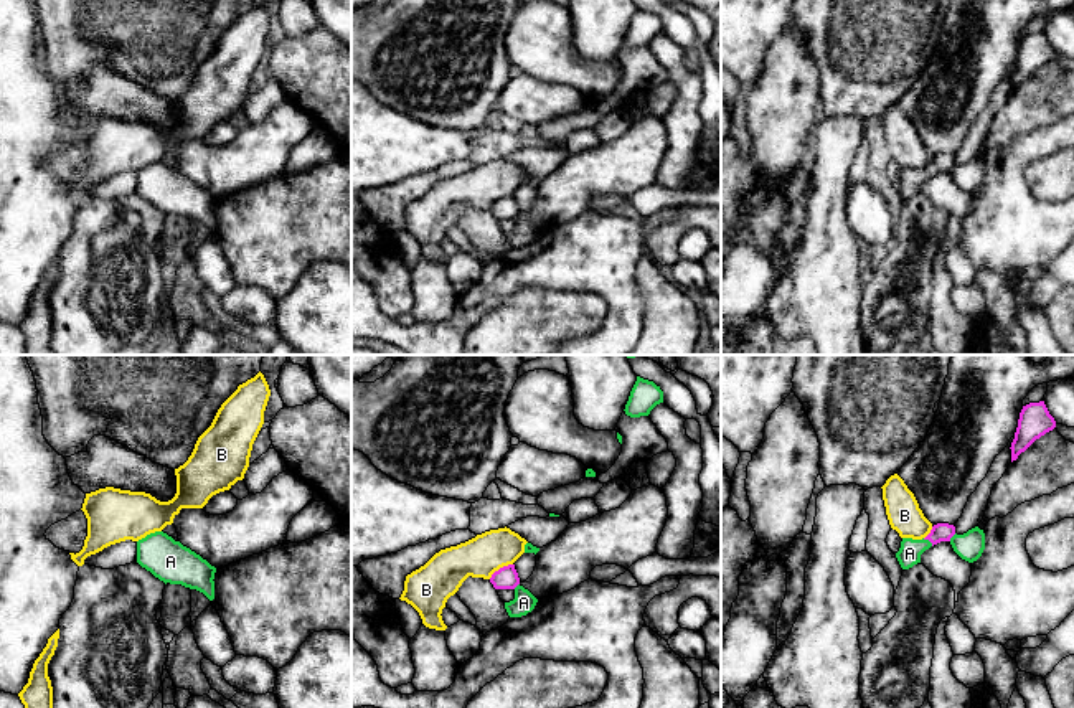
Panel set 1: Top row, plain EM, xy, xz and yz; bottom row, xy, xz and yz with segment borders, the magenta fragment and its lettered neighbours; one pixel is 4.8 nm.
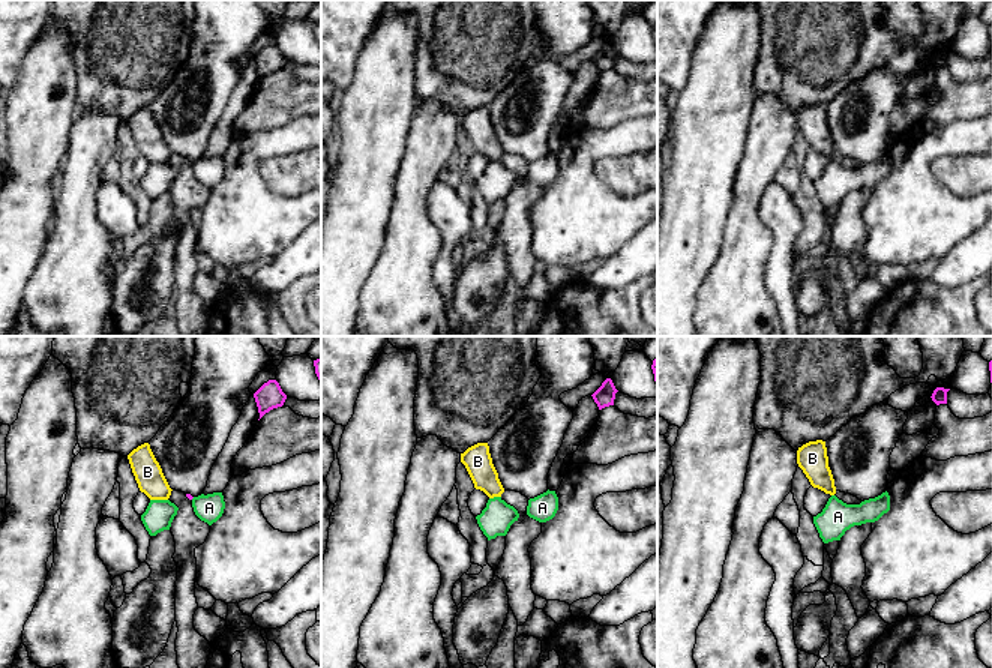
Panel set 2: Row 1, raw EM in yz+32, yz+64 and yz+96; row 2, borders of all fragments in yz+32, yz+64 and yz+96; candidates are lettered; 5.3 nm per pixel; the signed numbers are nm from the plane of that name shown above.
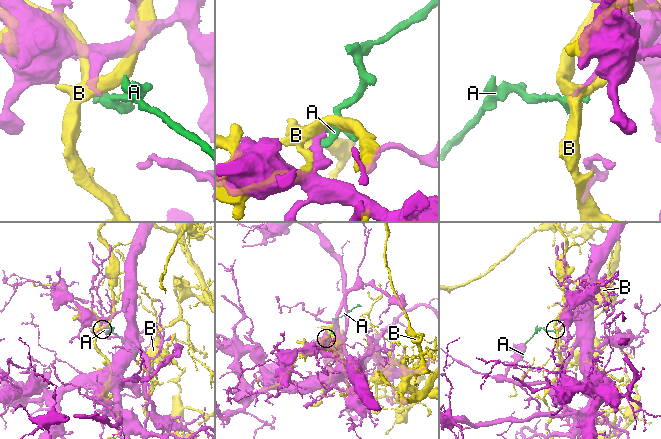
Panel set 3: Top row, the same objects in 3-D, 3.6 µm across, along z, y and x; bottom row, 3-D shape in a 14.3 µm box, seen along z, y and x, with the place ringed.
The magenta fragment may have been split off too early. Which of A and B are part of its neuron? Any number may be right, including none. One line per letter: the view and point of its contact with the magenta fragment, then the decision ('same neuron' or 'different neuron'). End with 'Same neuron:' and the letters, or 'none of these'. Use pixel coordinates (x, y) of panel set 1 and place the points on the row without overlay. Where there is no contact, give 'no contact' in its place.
A: yz (927, 169) | same neuron
B: xz (500, 198) | different neuron
Same neuron: A

